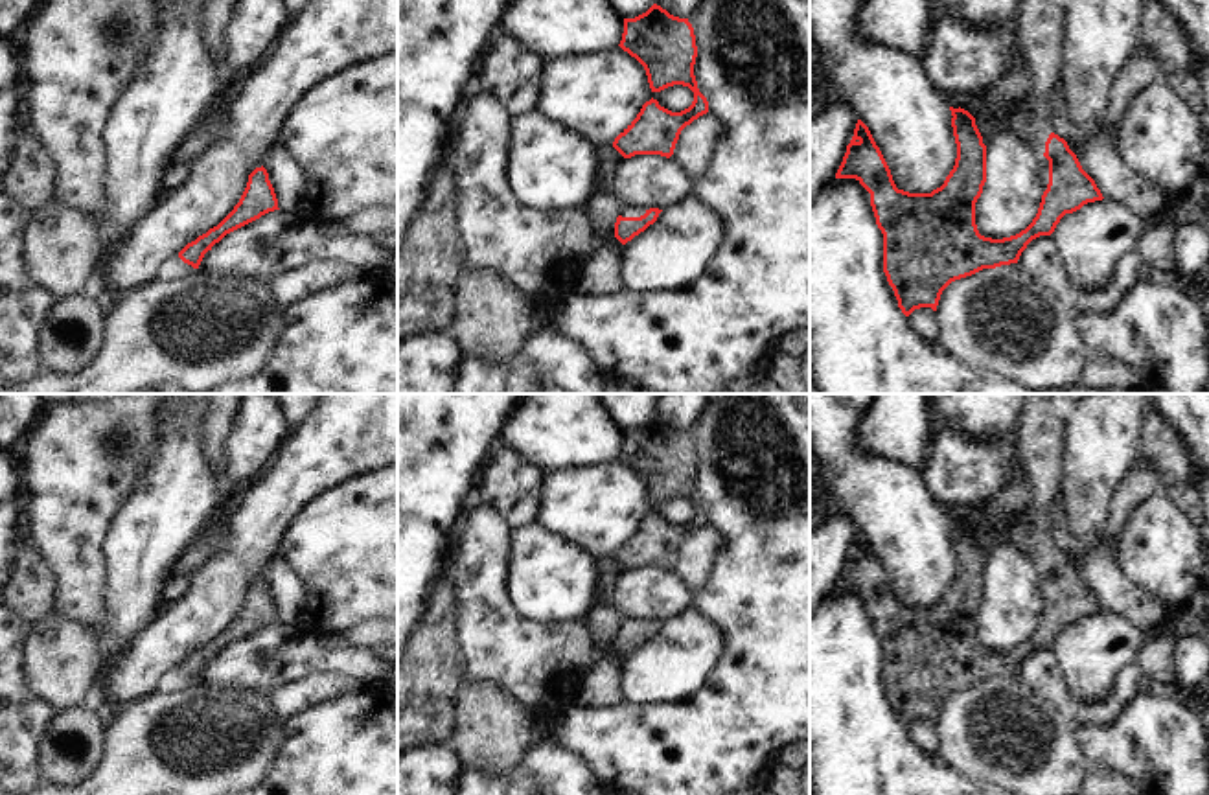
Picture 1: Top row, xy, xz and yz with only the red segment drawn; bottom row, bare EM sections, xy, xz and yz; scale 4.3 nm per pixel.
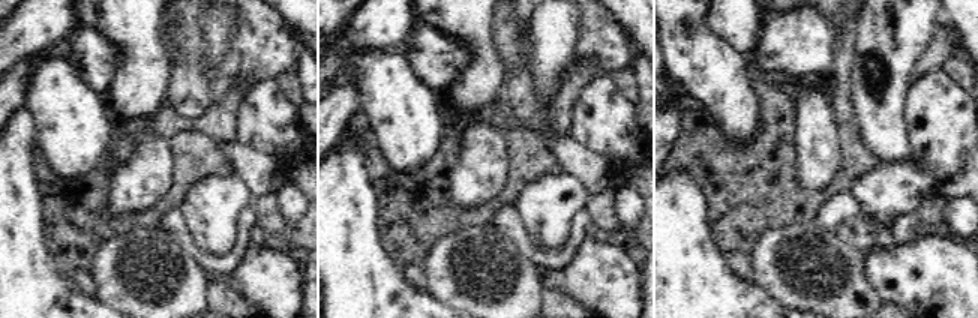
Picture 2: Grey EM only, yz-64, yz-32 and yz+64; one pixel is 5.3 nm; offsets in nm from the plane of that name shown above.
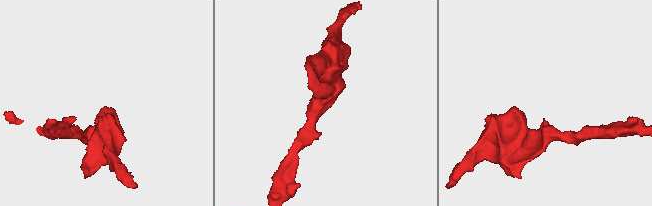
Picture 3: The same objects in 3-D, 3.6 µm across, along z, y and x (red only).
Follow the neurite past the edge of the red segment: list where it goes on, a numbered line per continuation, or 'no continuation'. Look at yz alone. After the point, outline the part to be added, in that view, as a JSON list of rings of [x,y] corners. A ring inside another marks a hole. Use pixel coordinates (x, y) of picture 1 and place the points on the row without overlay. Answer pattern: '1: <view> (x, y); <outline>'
1: yz (1042, 433); [[[1023,394],[1018,421],[1023,467],[1031,478],[1032,517],[1025,530],[1025,545],[1034,559],[1042,602],[1049,596],[1049,572],[1043,569],[1051,545],[1058,547],[1053,532],[1053,512],[1060,493],[1064,469],[1065,423],[1040,394]]]

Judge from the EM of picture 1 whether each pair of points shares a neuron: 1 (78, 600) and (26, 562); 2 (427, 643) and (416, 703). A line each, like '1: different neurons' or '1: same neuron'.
1: different neurons
2: same neuron

